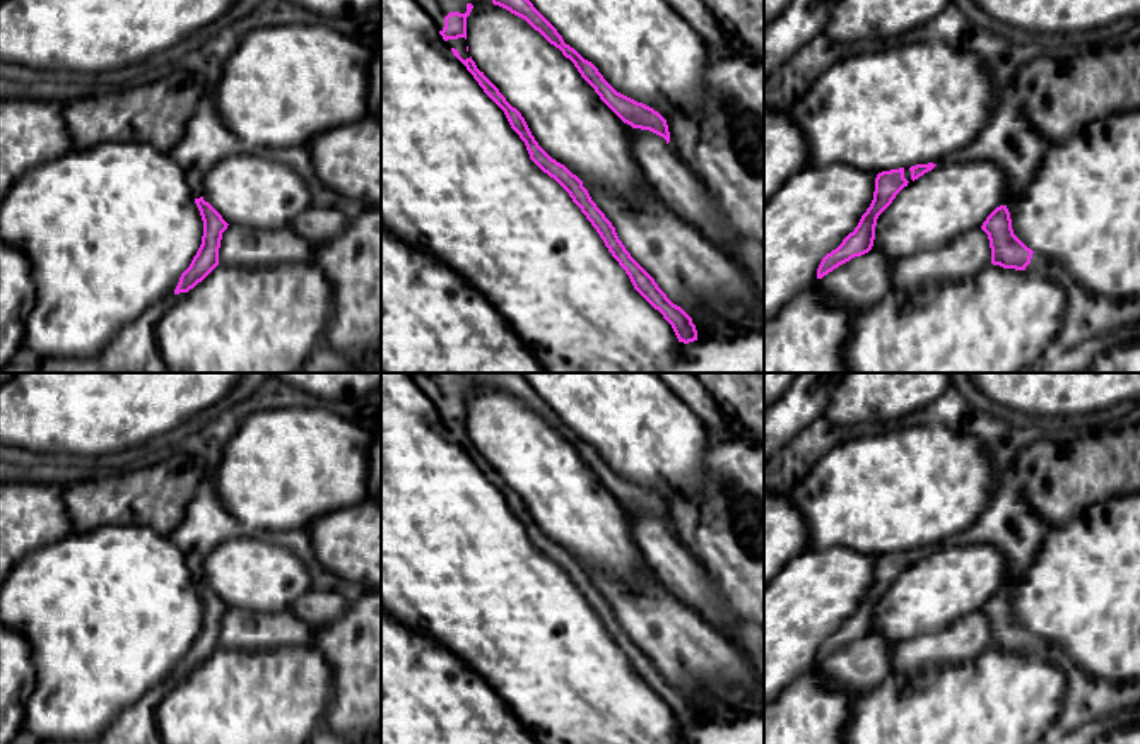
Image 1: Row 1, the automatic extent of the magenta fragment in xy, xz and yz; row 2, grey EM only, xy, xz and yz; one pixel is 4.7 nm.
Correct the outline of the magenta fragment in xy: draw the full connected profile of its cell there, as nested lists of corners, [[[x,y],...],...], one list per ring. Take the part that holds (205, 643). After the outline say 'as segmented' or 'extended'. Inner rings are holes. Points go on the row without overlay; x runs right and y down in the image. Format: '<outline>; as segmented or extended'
[[[203,580],[195,582],[195,587],[203,604],[202,628],[181,657],[174,677],[193,672],[217,648],[263,652],[313,645],[314,629],[291,609],[277,612],[229,609]]]; extended

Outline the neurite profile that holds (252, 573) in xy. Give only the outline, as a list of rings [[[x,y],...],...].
[[[248,534],[217,546],[205,559],[203,583],[229,609],[277,612],[311,590],[308,566],[265,535]]]

